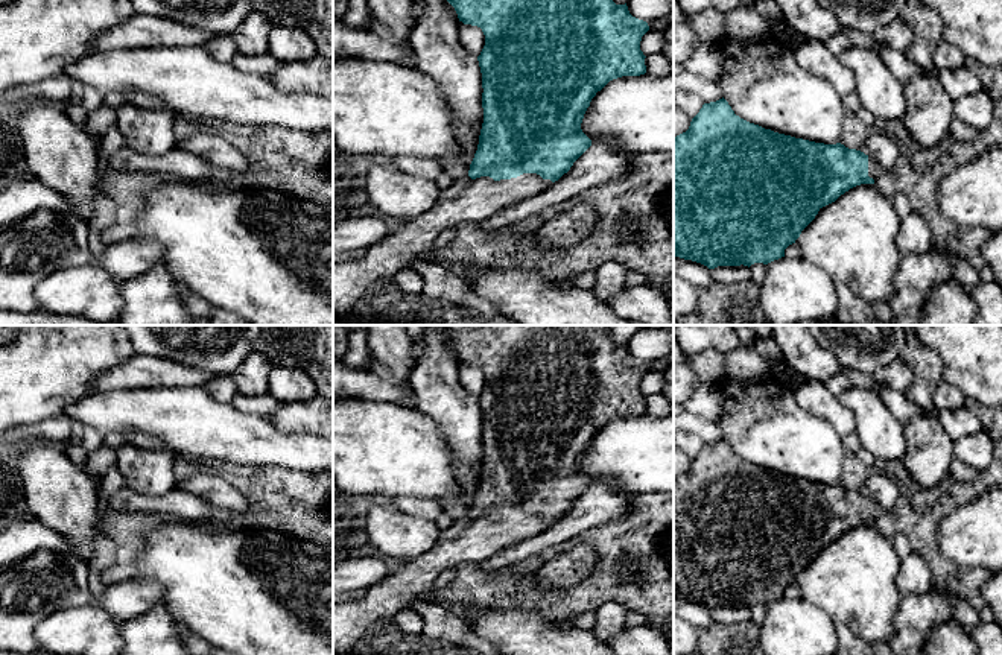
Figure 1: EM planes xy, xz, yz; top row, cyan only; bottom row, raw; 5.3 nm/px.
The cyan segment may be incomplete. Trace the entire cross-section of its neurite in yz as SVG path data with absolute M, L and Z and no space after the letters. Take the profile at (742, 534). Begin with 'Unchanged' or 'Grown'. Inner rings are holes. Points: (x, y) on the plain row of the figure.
Grown. M722 438L716 442L704 444L692 459L686 473L674 477L674 597L692 600L715 609L718 606L751 606L754 603L768 605L785 597L785 590L795 584L801 571L815 559L818 552L835 543L841 535L861 524L874 524L882 509L879 503L861 491L848 489L841 483L824 485L791 476L778 474L750 464L734 454L728 442Z

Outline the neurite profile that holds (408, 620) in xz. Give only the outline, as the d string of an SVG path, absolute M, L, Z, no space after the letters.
M411 608L397 612L392 617L394 625L397 625L406 634L421 634L424 620L423 617Z

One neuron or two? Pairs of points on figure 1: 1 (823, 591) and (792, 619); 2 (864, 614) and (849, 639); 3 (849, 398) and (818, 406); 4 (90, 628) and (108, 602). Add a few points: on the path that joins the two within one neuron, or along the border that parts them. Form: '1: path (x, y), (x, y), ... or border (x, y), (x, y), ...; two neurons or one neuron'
1: border (799, 598), (818, 605), (835, 623); two neurons
2: border (837, 622), (841, 622), (861, 639); two neurons
3: border (837, 397), (853, 414), (855, 432); two neurons
4: border (96, 605), (119, 623); two neurons

